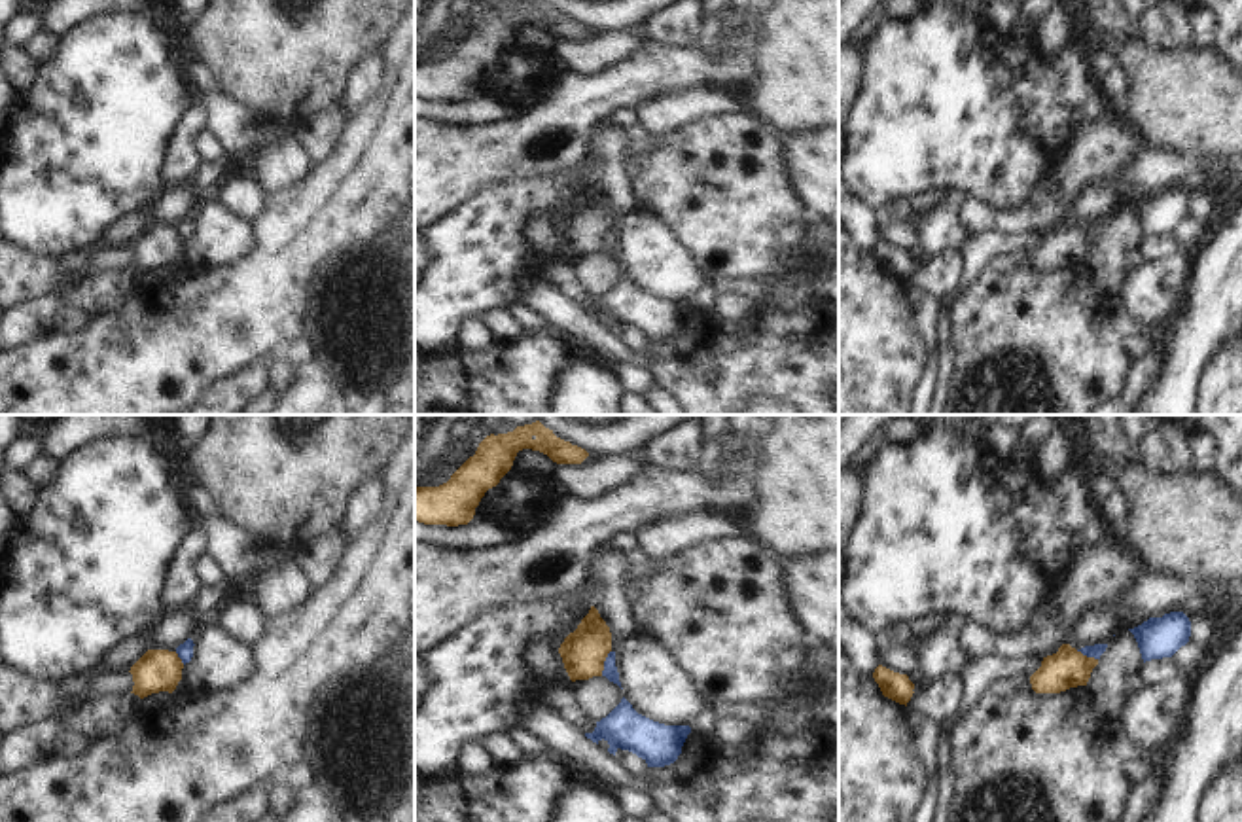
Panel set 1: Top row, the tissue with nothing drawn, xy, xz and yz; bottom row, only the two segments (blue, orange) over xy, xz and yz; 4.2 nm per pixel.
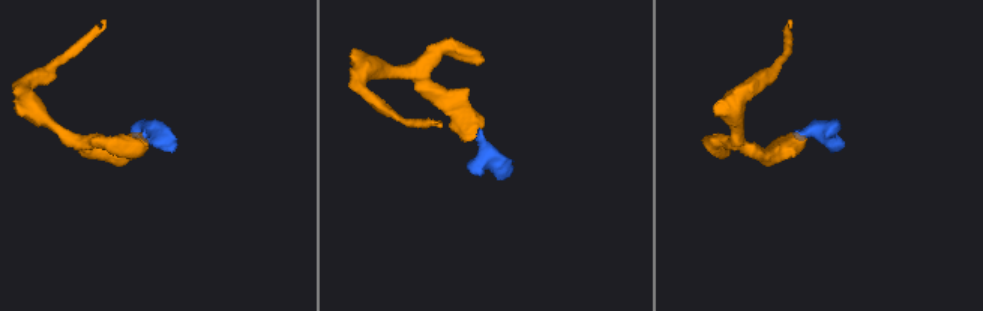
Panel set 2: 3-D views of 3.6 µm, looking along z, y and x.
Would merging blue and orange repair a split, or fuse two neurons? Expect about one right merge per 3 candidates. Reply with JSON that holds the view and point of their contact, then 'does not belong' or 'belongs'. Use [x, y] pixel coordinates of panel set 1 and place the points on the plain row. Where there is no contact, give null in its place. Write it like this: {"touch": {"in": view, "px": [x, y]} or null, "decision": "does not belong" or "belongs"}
{"touch": {"in": "xz", "px": [604, 239]}, "decision": "does not belong"}

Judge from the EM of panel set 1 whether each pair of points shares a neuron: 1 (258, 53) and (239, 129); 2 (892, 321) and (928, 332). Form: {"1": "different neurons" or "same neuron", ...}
{"1": "different neurons", "2": "different neurons"}

